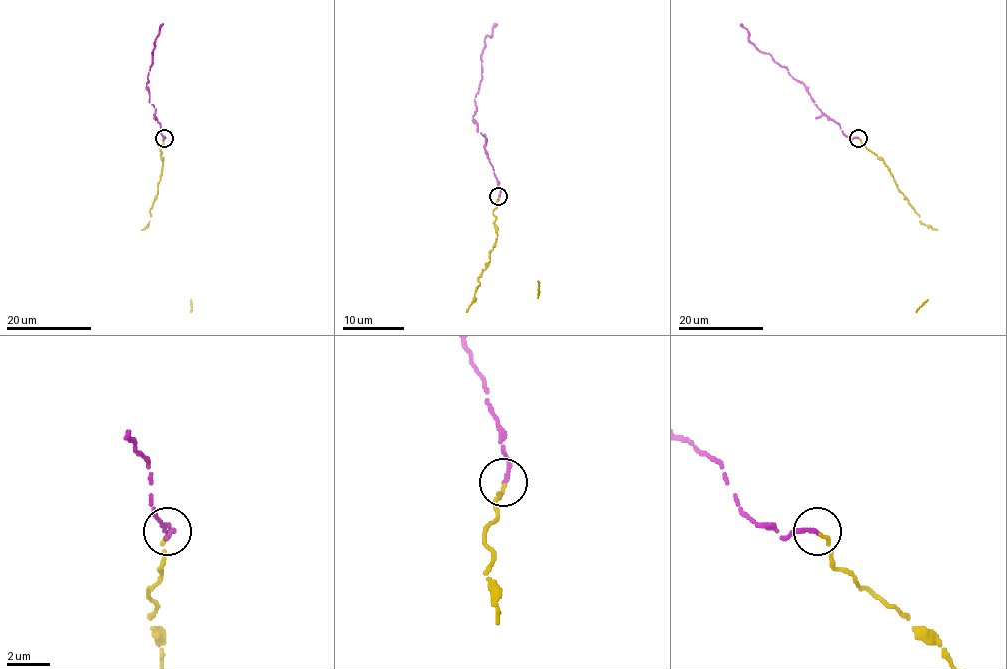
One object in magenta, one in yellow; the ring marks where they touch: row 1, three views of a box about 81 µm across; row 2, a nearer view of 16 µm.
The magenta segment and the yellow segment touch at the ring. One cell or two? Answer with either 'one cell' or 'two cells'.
one cell

